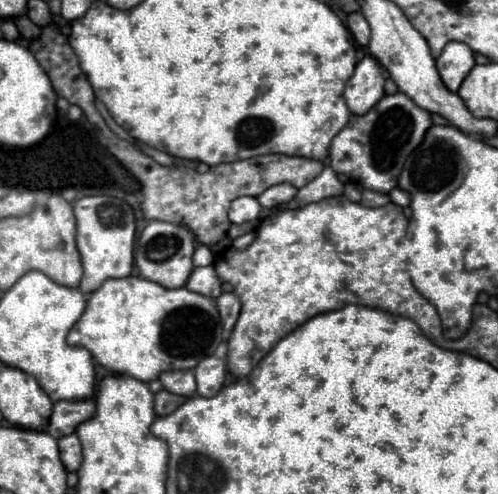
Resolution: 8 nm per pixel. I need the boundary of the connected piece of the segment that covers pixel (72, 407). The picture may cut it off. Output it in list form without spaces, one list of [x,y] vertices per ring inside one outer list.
[[[59,401],[53,405],[53,413],[47,425],[47,433],[53,435],[55,439],[61,439],[65,435],[75,433],[75,429],[91,419],[95,415],[95,407],[93,401]]]

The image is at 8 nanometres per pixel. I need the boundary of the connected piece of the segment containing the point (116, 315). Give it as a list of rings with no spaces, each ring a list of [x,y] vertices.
[[[143,277],[107,279],[89,295],[85,313],[67,335],[67,343],[85,347],[105,369],[139,381],[153,381],[163,371],[193,369],[221,343],[221,321],[215,299],[185,287],[167,289]]]

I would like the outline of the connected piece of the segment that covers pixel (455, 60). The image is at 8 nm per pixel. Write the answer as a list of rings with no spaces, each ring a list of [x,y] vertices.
[[[451,41],[449,45],[445,45],[443,53],[437,57],[437,71],[445,87],[453,93],[459,89],[459,85],[463,83],[467,73],[473,69],[473,65],[475,65],[473,51],[459,41]]]

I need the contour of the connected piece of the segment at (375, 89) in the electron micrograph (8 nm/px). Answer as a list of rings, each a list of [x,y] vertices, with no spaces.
[[[365,57],[363,61],[357,63],[353,77],[347,81],[345,87],[345,101],[351,113],[355,115],[365,115],[377,101],[385,95],[383,91],[385,77],[383,69],[373,57]]]

